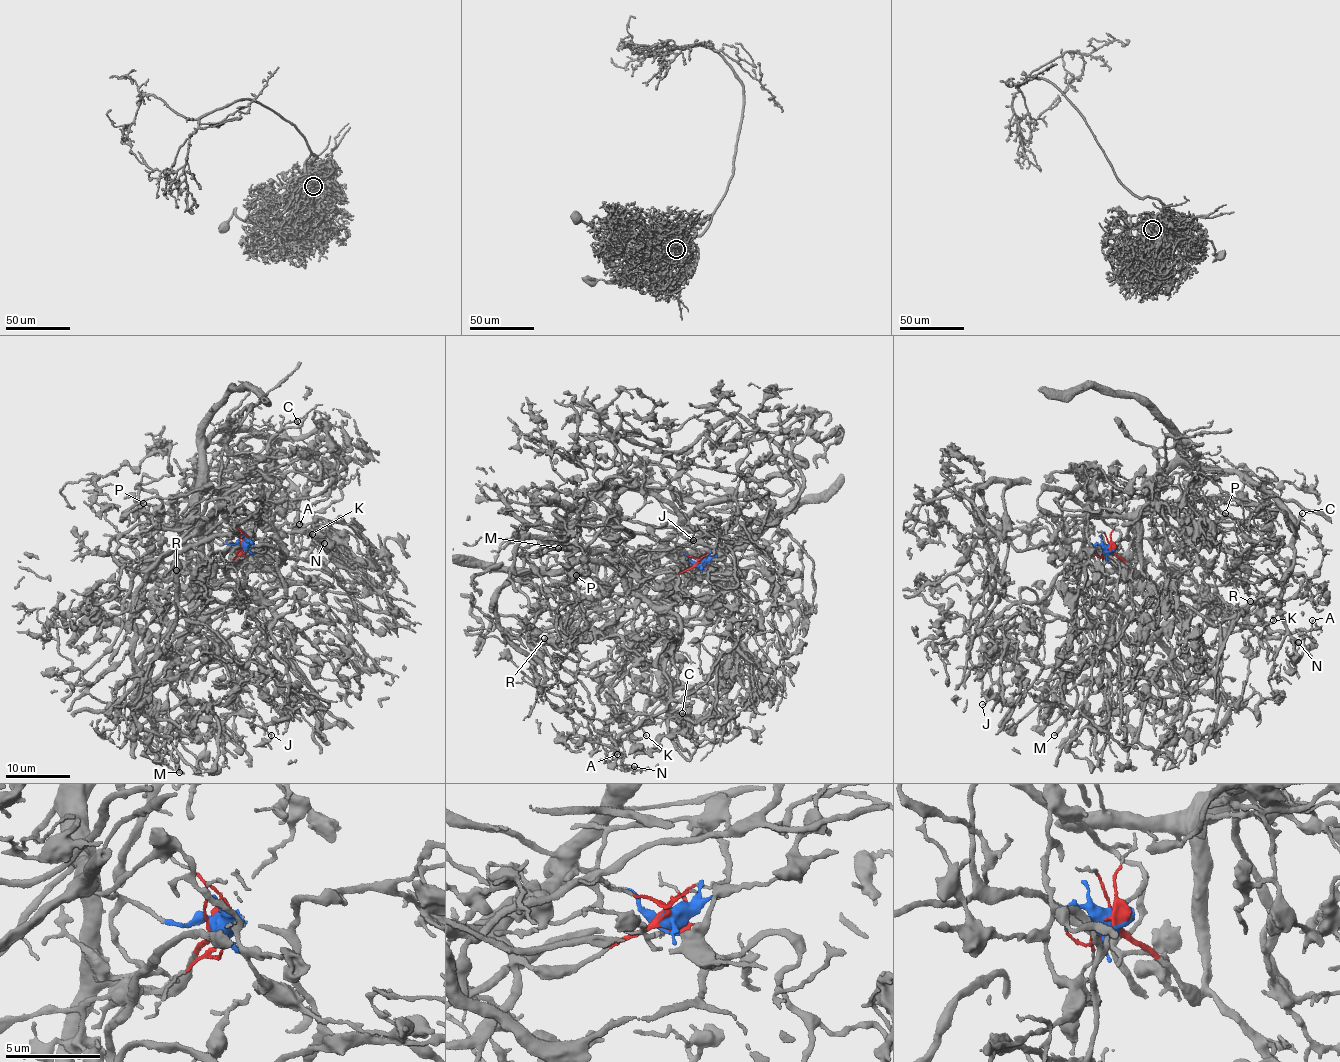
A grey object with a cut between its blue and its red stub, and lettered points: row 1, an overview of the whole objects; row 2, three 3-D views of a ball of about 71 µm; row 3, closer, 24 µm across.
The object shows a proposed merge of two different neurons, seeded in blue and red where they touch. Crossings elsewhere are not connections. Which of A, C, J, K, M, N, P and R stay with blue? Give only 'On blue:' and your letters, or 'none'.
On blue: J, P, R

